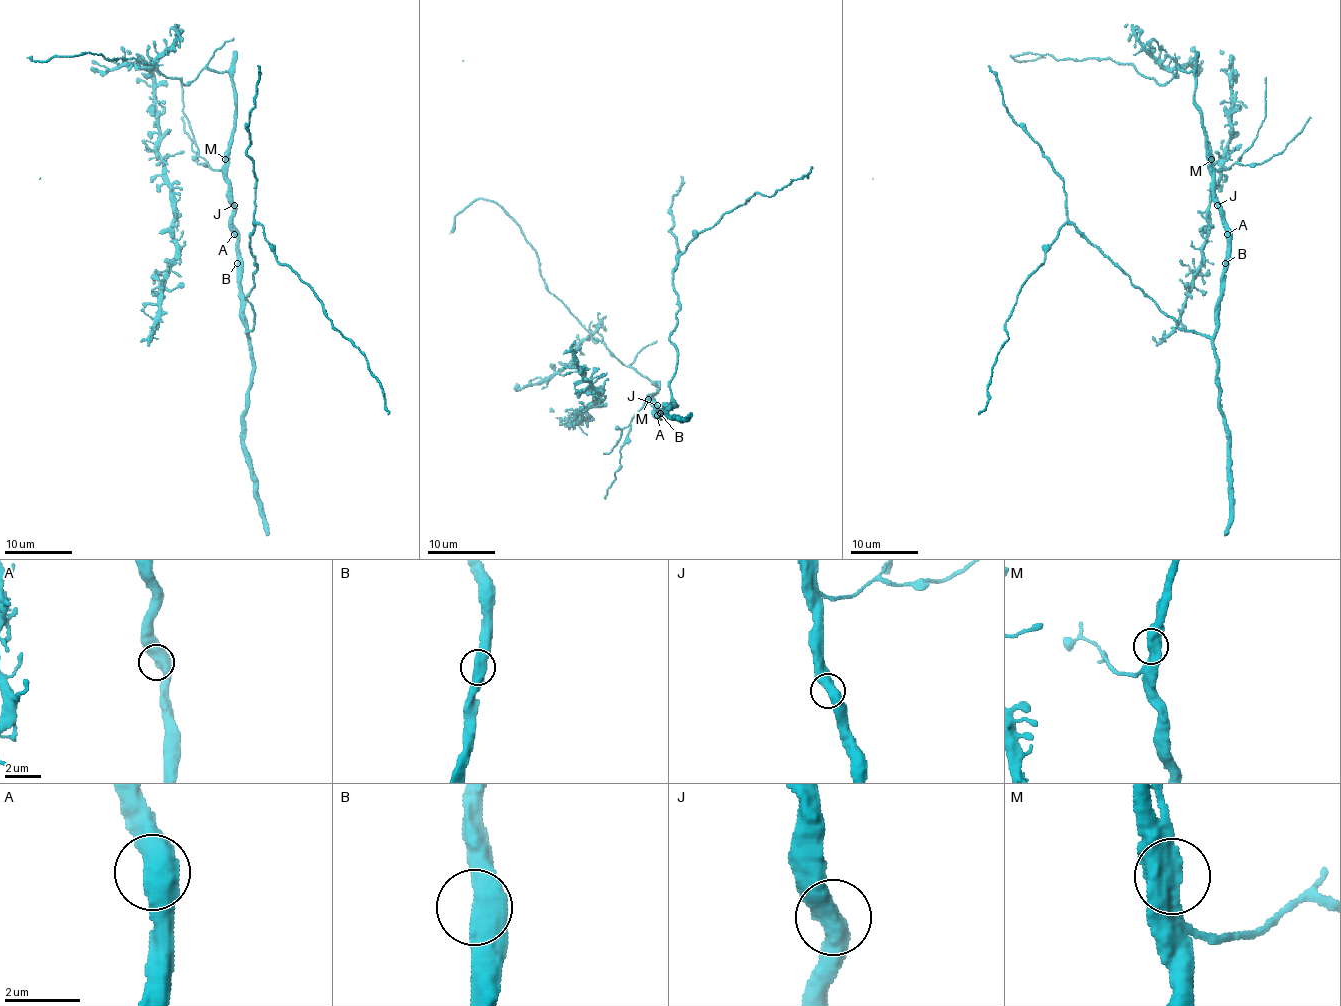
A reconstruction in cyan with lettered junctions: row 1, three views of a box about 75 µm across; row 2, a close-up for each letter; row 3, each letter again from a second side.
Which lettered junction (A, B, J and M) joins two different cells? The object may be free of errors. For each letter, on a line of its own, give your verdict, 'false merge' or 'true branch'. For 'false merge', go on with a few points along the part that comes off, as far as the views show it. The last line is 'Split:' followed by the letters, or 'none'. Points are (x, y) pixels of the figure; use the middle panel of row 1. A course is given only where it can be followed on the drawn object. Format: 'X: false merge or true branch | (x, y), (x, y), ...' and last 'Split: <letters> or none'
A: true branch
B: true branch
J: true branch
M: true branch
Split: none

